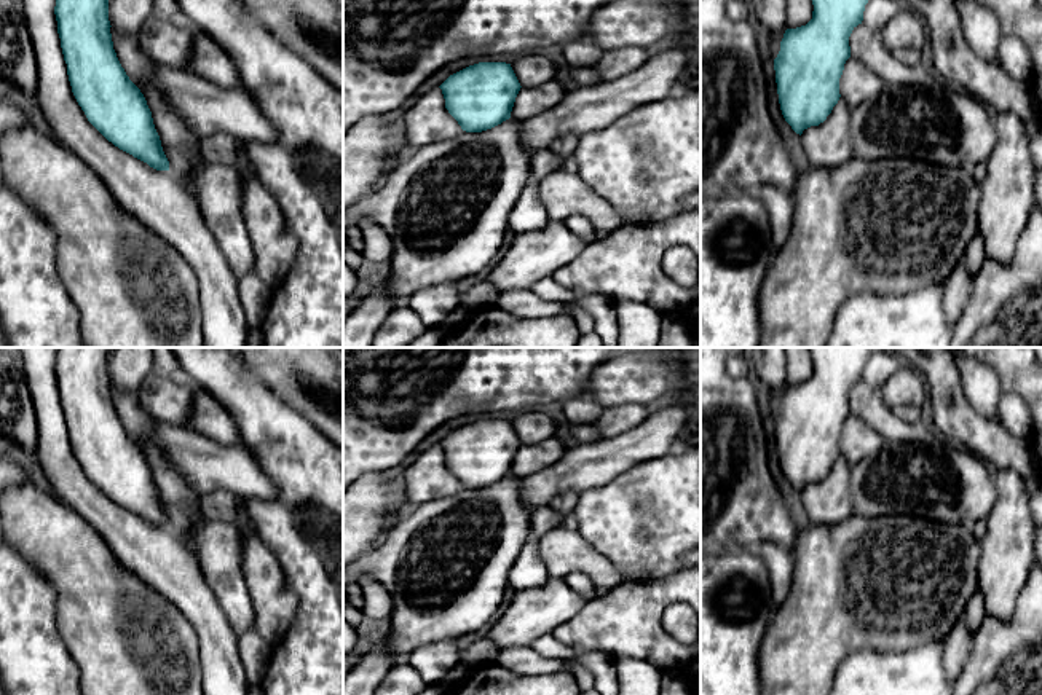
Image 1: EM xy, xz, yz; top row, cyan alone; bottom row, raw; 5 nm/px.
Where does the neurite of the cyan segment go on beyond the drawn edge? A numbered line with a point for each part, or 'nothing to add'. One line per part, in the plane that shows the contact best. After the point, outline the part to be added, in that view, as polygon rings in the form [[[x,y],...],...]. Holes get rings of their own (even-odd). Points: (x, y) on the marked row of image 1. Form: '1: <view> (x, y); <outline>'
nothing to add

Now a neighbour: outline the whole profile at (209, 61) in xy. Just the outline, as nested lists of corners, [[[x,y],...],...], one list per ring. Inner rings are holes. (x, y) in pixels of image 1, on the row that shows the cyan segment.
[[[195,29],[187,72],[222,88],[241,88],[241,75],[230,54],[206,32]]]

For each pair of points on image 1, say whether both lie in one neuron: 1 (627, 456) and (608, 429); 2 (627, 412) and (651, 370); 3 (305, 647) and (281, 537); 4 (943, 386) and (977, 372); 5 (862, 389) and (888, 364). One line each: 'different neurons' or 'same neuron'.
1: different neurons
2: different neurons
3: same neuron
4: different neurons
5: different neurons

